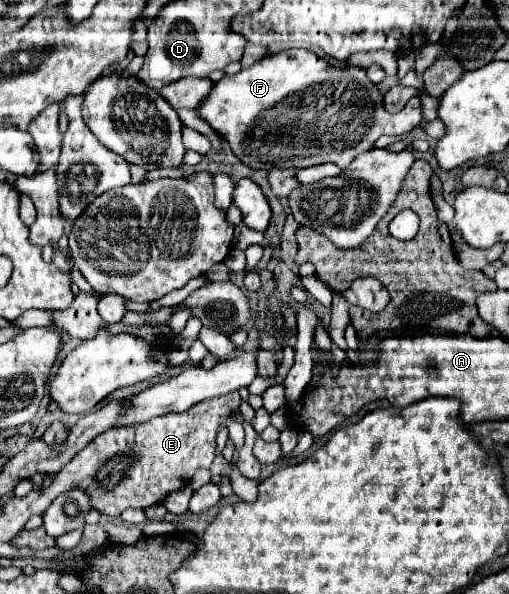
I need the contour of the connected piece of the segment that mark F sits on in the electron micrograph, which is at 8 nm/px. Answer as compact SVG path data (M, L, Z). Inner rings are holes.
M288 50L276 56L266 56L238 74L224 76L214 84L214 90L206 96L206 102L198 108L198 116L210 124L210 128L220 134L232 148L232 152L254 170L270 168L308 168L324 162L334 162L346 168L358 154L372 150L374 142L382 136L400 136L412 132L422 118L418 98L410 98L404 110L390 114L382 106L382 94L368 80L362 68L352 66L332 66L308 50ZM268 134L278 134L274 140L266 140ZM290 142L290 148L284 146Z

